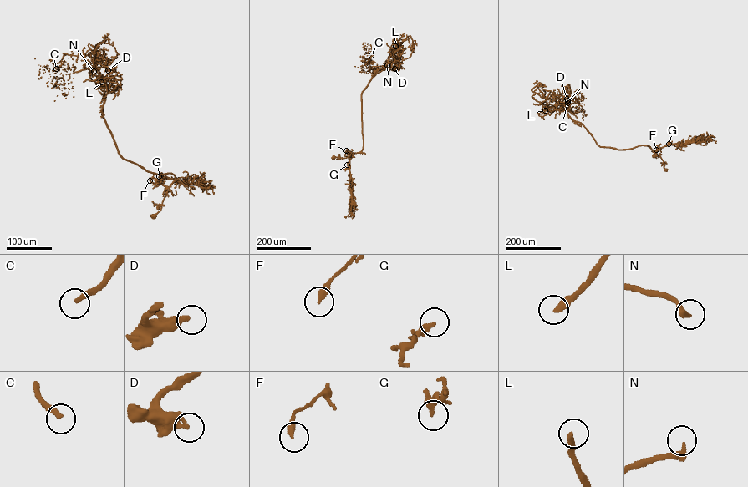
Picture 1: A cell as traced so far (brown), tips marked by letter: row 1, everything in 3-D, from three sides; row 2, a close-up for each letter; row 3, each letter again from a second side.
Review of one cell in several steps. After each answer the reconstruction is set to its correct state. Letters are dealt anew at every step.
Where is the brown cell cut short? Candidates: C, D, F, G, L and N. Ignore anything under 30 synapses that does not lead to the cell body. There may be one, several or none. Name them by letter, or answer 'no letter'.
C, L, N

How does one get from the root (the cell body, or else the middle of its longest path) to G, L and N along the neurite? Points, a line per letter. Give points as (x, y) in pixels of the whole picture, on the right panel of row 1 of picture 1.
G: (665, 169), (663, 160), (655, 152), (669, 144)
L: (665, 169), (661, 158), (648, 146), (619, 149), (600, 147), (582, 124), (563, 111), (555, 107), (545, 110)
N: (665, 169), (661, 158), (647, 145), (619, 149), (599, 146), (582, 124), (562, 109), (562, 103), (567, 100)

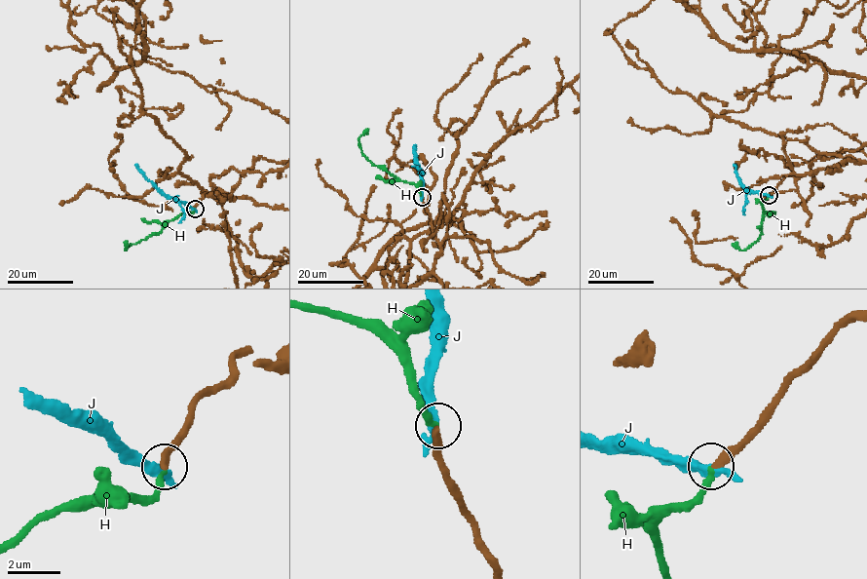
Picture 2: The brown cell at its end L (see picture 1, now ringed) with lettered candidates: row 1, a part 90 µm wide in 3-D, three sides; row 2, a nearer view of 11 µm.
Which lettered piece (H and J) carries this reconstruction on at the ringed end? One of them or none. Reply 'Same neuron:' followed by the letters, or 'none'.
Same neuron: H

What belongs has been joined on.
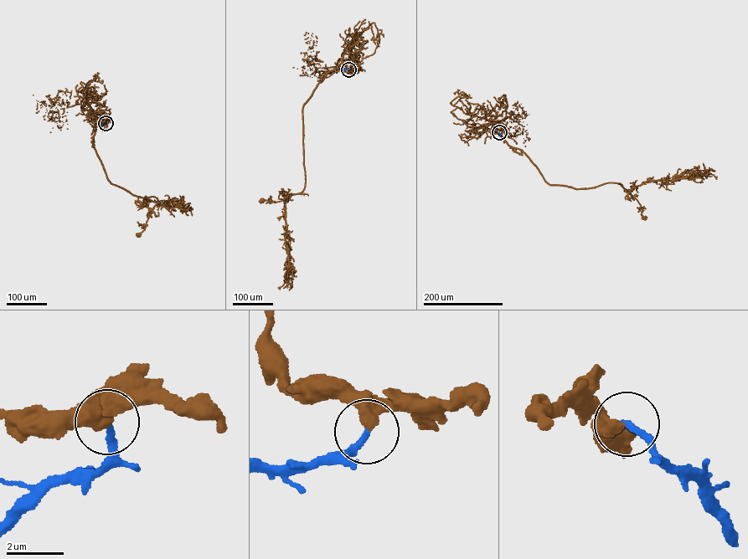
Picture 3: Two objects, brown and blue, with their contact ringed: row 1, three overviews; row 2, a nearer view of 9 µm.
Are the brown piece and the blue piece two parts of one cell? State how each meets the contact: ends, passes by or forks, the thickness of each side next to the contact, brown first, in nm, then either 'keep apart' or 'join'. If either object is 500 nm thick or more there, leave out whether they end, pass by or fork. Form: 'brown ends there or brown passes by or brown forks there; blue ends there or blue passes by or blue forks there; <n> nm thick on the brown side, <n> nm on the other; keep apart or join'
brown ends there; blue ends there; 400 nm thick on the brown side, 240 nm on the other; keep apart

